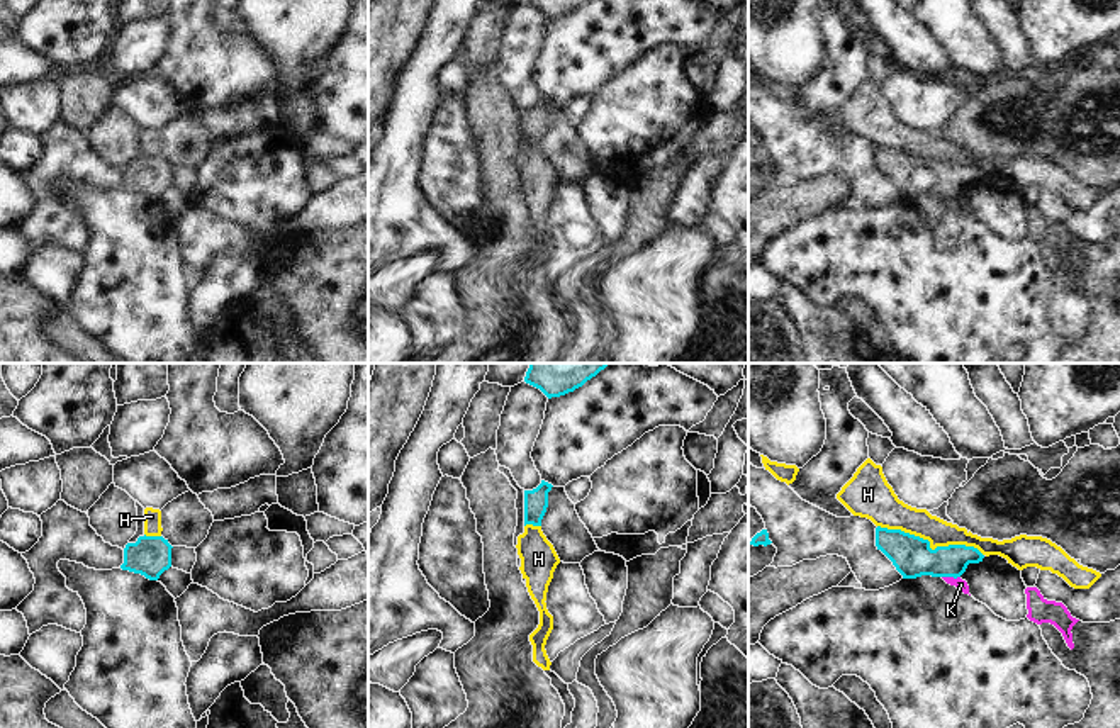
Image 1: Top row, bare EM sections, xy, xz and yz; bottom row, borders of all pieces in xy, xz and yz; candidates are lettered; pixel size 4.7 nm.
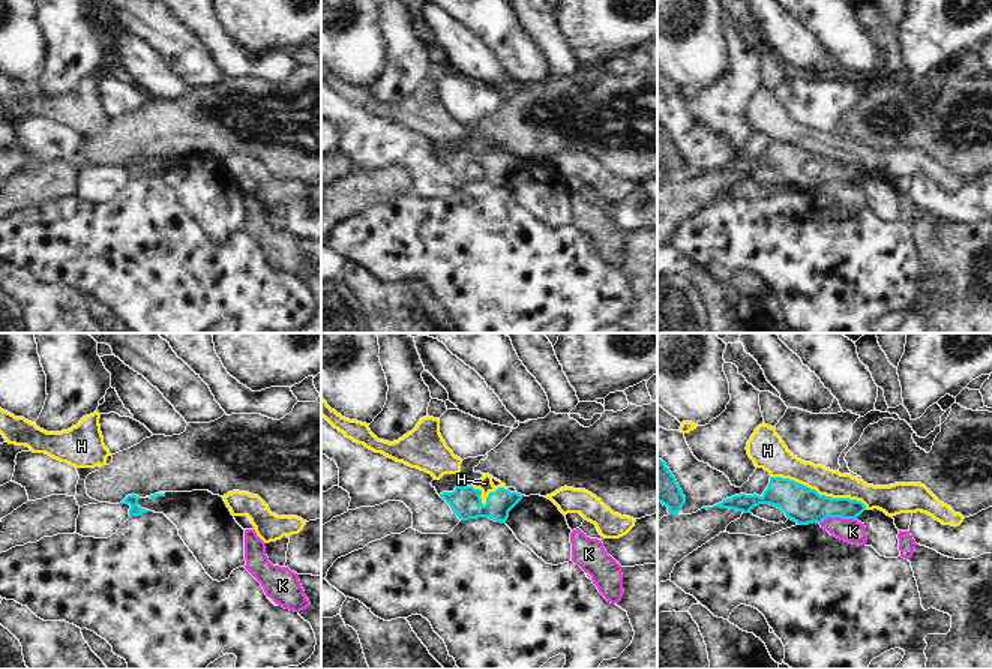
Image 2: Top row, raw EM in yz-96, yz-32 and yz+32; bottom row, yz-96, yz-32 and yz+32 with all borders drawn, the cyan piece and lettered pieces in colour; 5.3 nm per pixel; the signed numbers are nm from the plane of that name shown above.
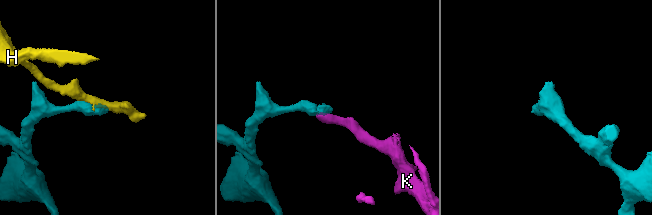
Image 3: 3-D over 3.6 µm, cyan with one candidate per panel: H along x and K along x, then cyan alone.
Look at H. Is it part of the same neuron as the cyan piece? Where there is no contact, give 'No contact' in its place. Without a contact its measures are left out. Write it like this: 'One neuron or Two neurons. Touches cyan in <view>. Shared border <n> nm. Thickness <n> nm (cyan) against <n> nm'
Two neurons. Touches cyan in yz. Shared border 500 nm. Thickness 190 nm (cyan) against 160 nm

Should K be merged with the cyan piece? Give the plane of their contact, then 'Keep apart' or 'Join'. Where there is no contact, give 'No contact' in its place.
Touches cyan in yz. Keep apart

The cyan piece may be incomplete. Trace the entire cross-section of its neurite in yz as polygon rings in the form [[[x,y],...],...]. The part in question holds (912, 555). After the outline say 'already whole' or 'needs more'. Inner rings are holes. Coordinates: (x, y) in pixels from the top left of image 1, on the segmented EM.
[[[876,528],[876,546],[903,575],[903,579],[960,577],[969,563],[983,562],[984,555],[966,545],[930,548],[930,541],[901,529]]]; already whole

